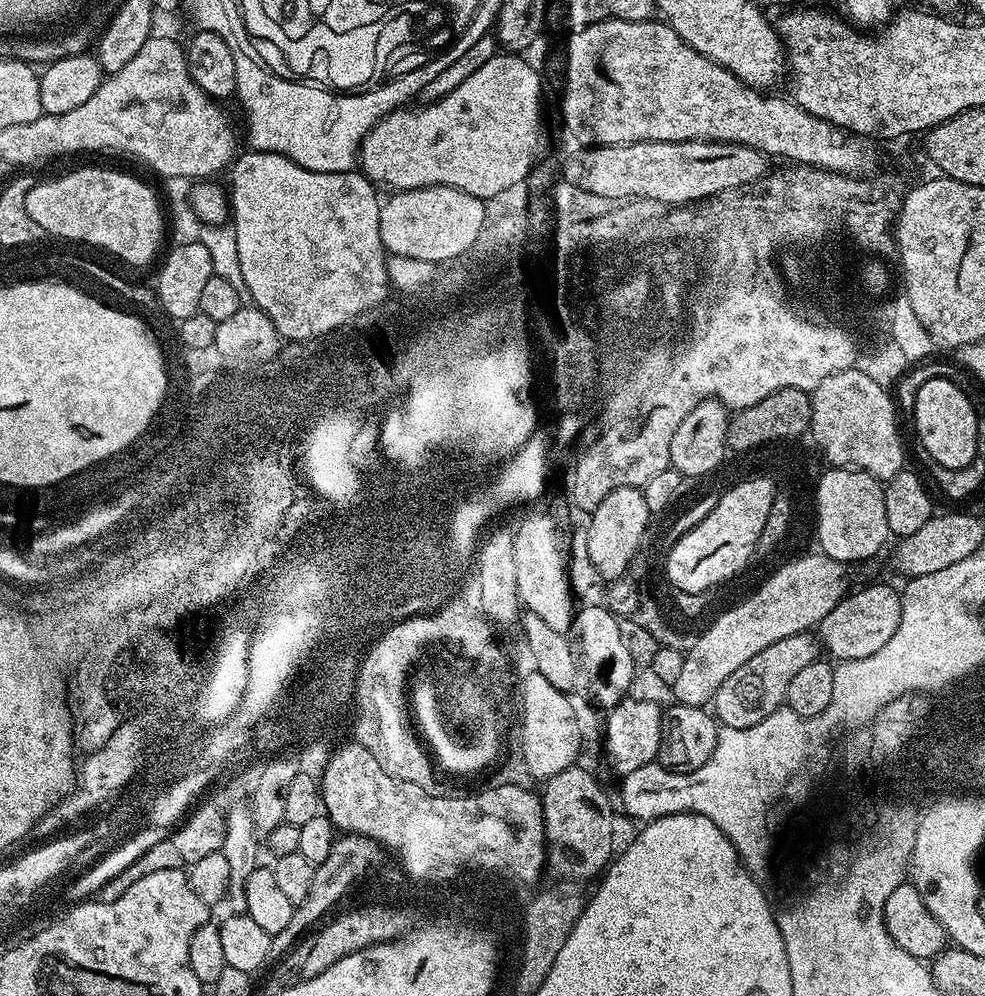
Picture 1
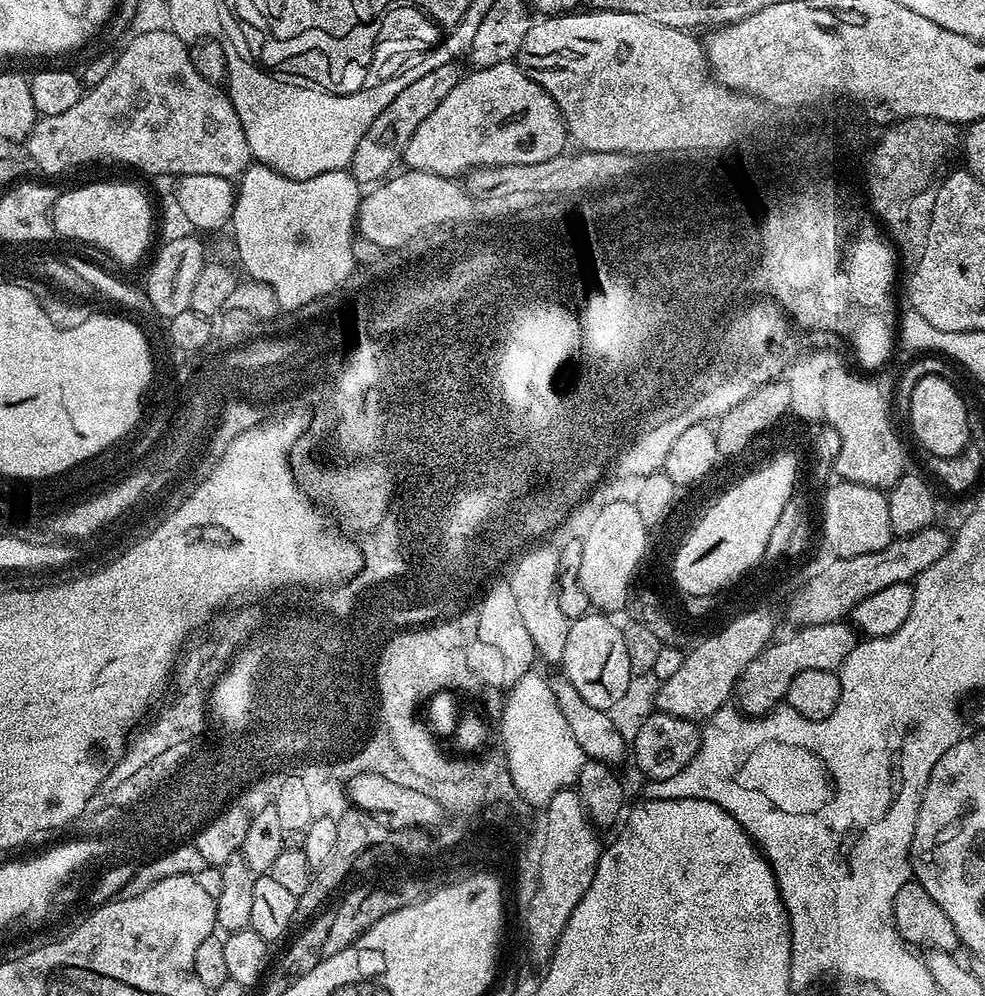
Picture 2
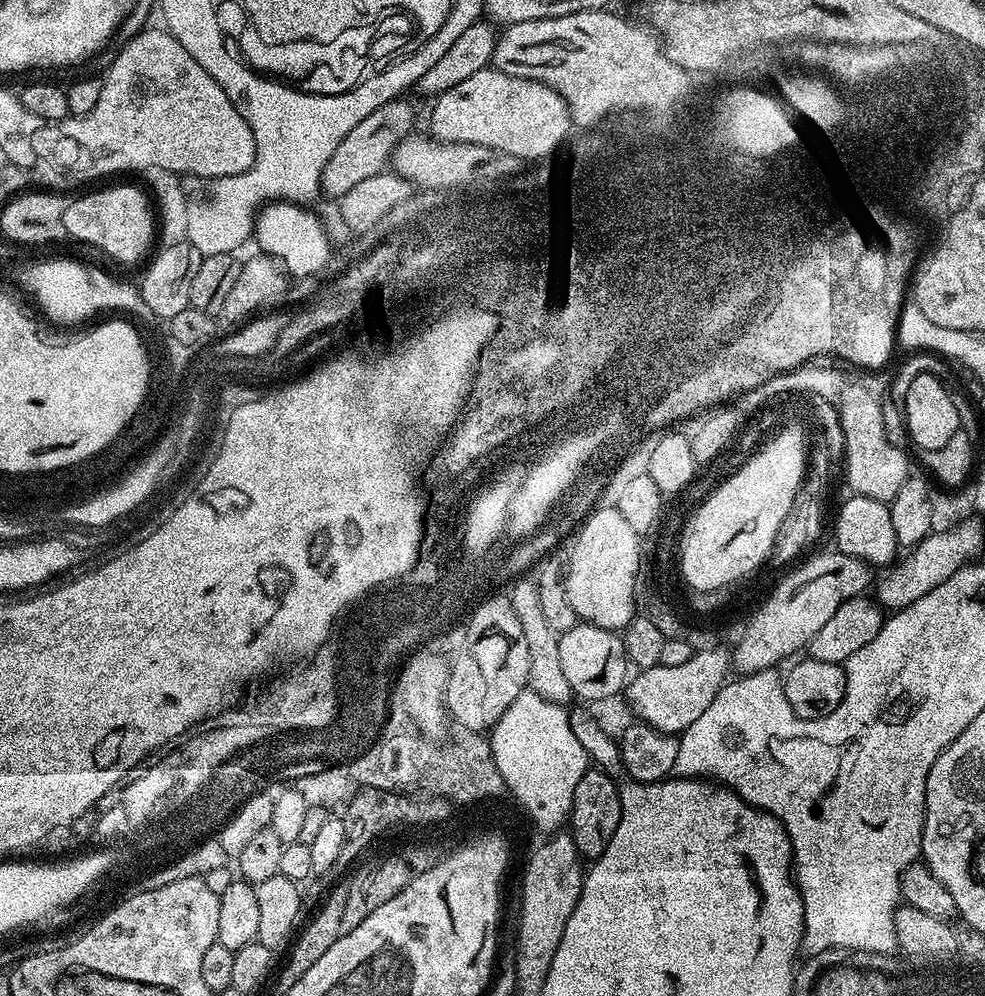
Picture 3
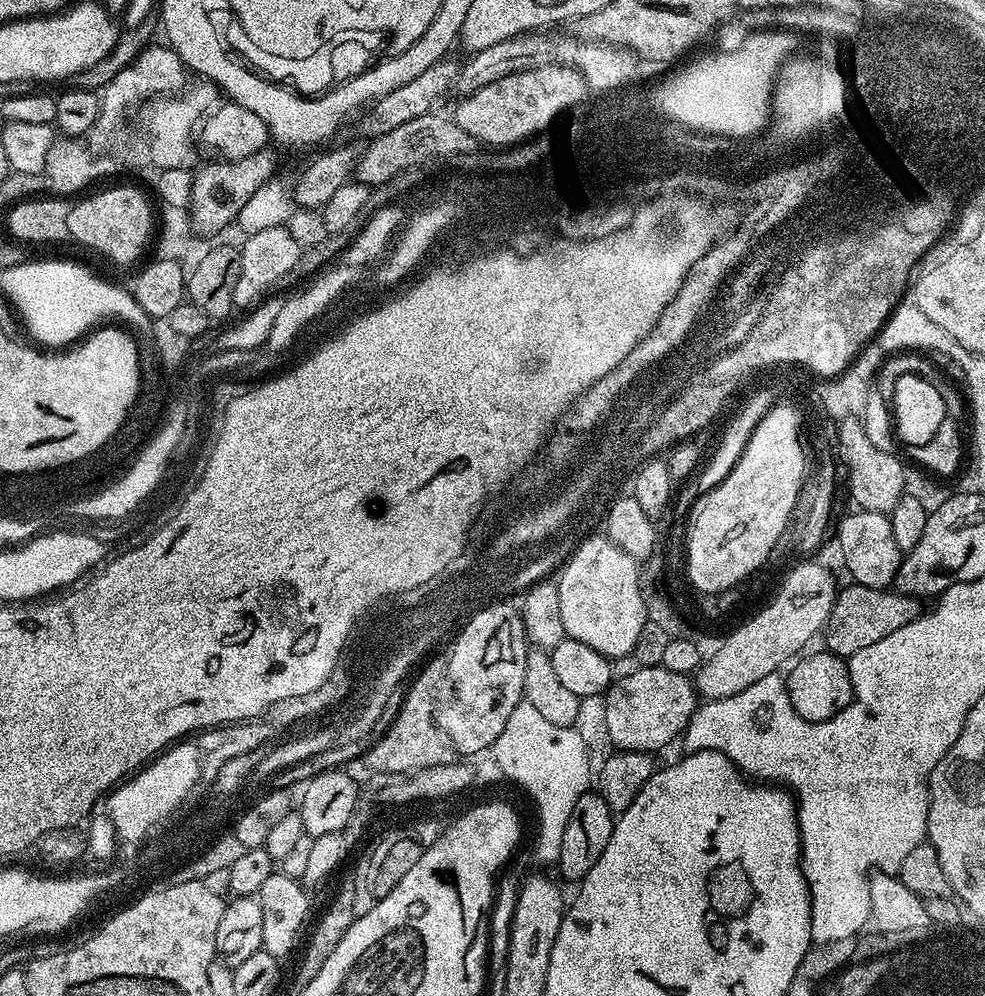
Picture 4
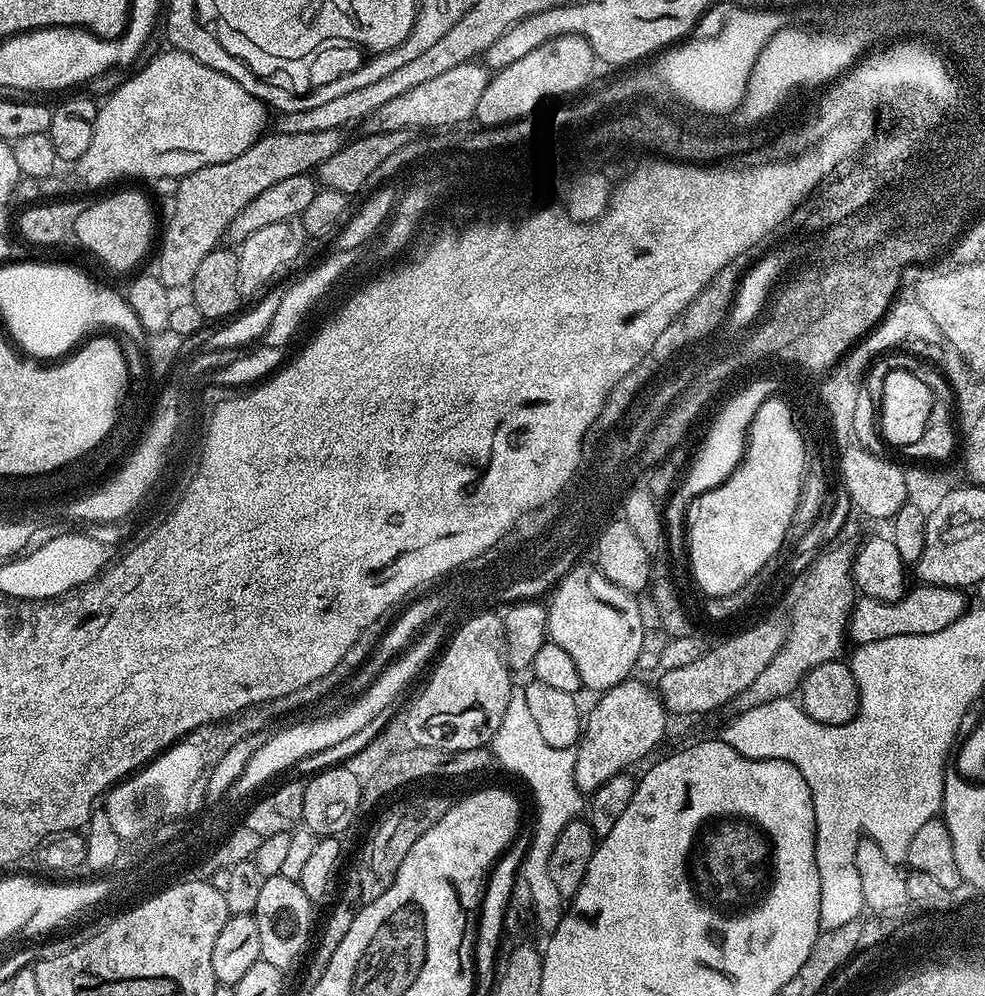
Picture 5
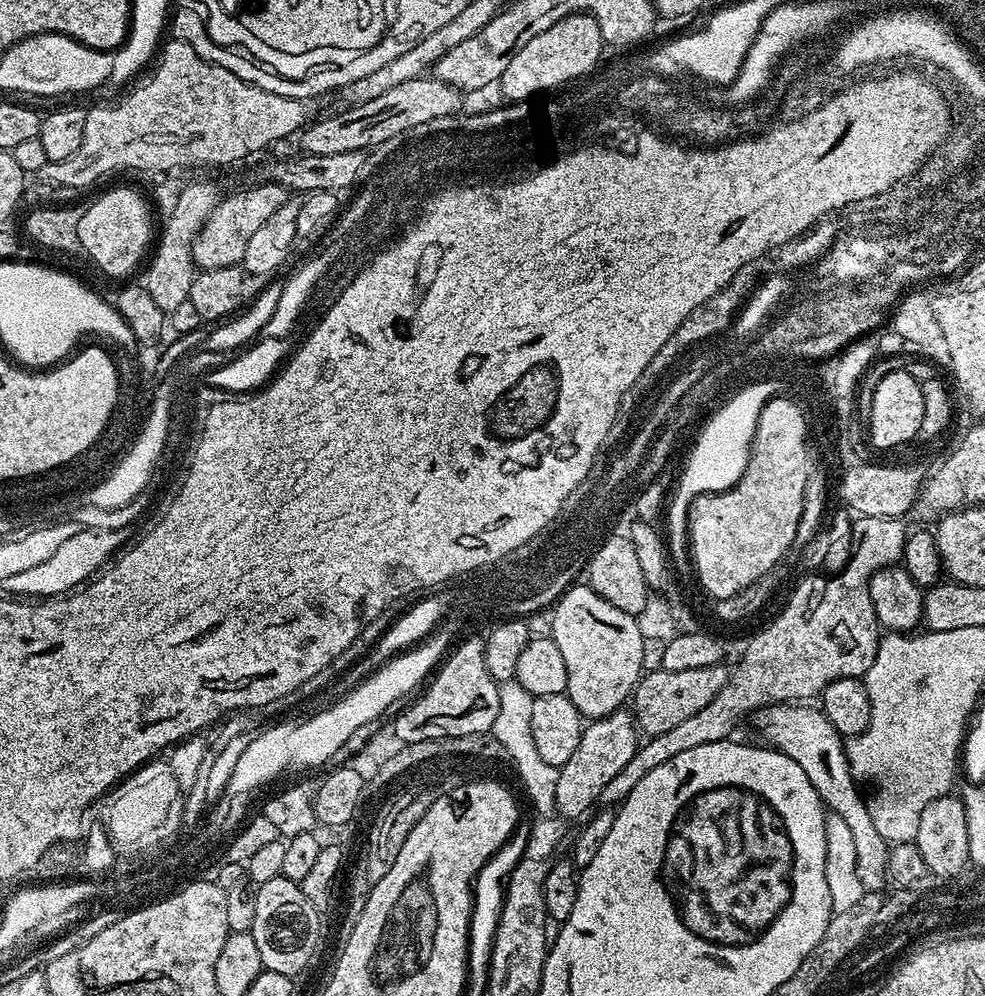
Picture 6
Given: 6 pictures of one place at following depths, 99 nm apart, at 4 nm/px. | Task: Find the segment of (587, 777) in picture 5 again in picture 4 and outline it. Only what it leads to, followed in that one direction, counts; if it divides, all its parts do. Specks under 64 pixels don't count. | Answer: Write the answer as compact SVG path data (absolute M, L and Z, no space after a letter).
M633 667L633 672L628 672L624 677L617 679L609 687L604 700L604 728L612 739L612 748L627 750L629 752L659 753L659 748L664 748L672 739L679 737L696 713L698 707L698 693L693 681L688 676L674 674L670 670L661 668Z

